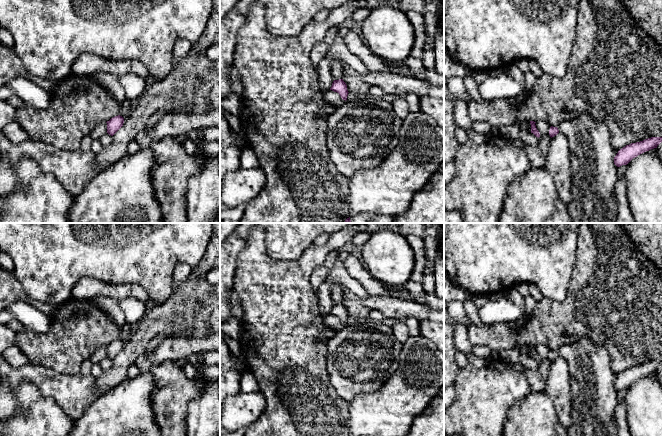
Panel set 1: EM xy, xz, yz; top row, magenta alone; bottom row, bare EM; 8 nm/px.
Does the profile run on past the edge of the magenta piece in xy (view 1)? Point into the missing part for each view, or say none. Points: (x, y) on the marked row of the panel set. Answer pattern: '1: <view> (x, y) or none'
1: none

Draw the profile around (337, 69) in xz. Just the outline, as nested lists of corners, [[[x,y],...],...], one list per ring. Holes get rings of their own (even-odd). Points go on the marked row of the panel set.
[[[333,61],[331,66],[331,75],[334,80],[343,79],[345,65],[340,61]]]

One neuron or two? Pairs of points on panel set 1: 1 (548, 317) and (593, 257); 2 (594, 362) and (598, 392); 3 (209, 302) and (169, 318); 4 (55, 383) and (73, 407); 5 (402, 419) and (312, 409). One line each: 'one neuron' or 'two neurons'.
1: one neuron
2: one neuron
3: one neuron
4: one neuron
5: two neurons

